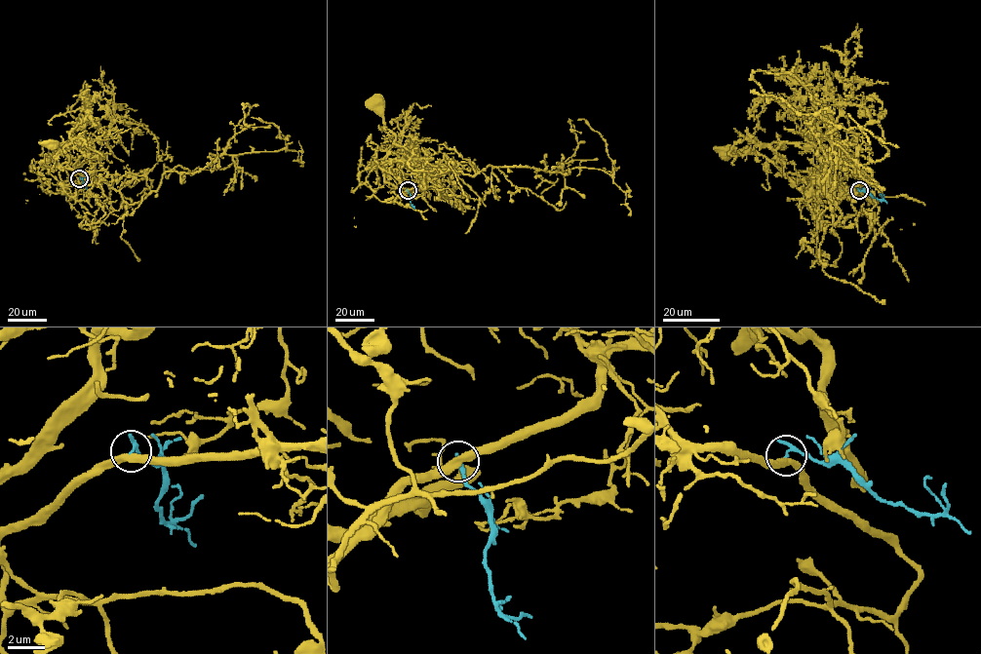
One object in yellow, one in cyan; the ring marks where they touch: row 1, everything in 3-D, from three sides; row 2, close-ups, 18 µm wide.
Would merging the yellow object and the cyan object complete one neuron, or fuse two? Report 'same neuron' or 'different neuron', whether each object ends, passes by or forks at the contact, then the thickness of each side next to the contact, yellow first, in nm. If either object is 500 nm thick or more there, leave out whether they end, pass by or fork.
different neuron; yellow passes by; cyan passes by; calibres 400 and 150 nm

